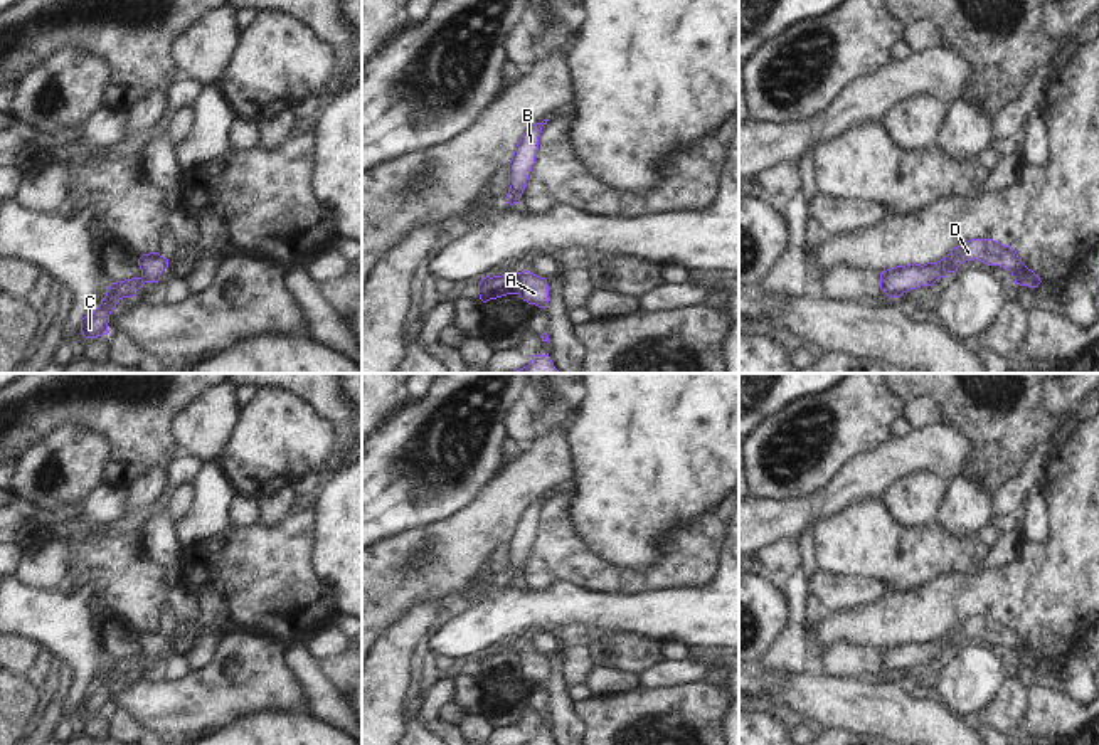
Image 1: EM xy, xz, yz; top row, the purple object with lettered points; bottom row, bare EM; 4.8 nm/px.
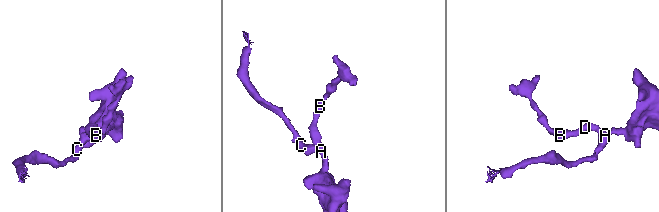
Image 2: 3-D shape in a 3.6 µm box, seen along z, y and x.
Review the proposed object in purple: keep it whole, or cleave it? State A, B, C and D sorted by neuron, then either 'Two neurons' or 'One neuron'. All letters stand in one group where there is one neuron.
Groups: A B D / C. Two neurons.

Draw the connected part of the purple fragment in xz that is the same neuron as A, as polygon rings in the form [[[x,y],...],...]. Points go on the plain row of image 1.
[[[530,647],[520,649],[520,669],[518,673],[528,681],[545,684],[549,679],[549,661],[545,654],[540,654]]]

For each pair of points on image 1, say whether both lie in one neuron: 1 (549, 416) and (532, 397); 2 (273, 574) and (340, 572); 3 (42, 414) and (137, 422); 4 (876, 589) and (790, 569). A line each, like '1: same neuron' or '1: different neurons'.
1: same neuron
2: different neurons
3: same neuron
4: different neurons

